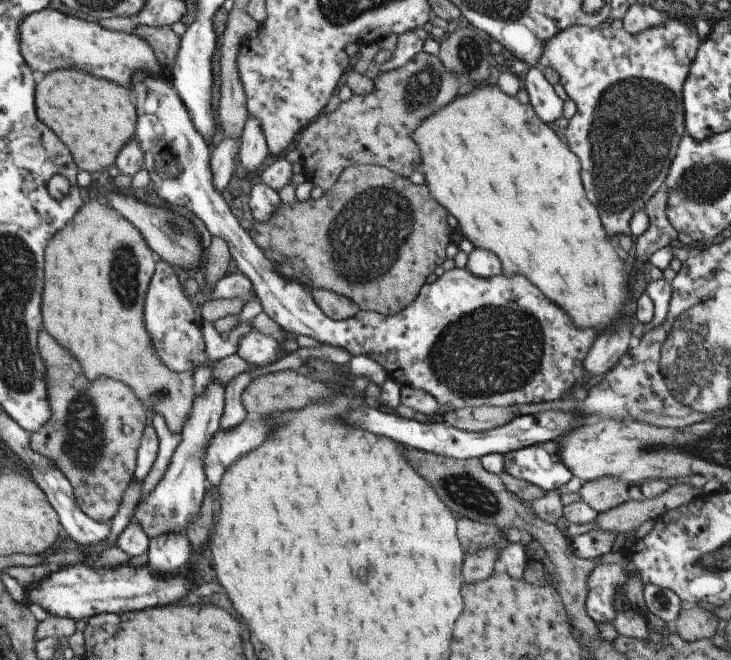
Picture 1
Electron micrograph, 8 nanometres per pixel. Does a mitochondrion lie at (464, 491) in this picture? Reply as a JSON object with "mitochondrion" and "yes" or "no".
{"mitochondrion":"yes"}

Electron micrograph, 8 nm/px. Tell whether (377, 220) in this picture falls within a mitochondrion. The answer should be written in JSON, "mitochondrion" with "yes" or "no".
{"mitochondrion":"yes"}

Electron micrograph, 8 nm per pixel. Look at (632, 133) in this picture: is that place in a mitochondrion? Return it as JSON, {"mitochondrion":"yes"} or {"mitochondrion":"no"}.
{"mitochondrion":"yes"}

